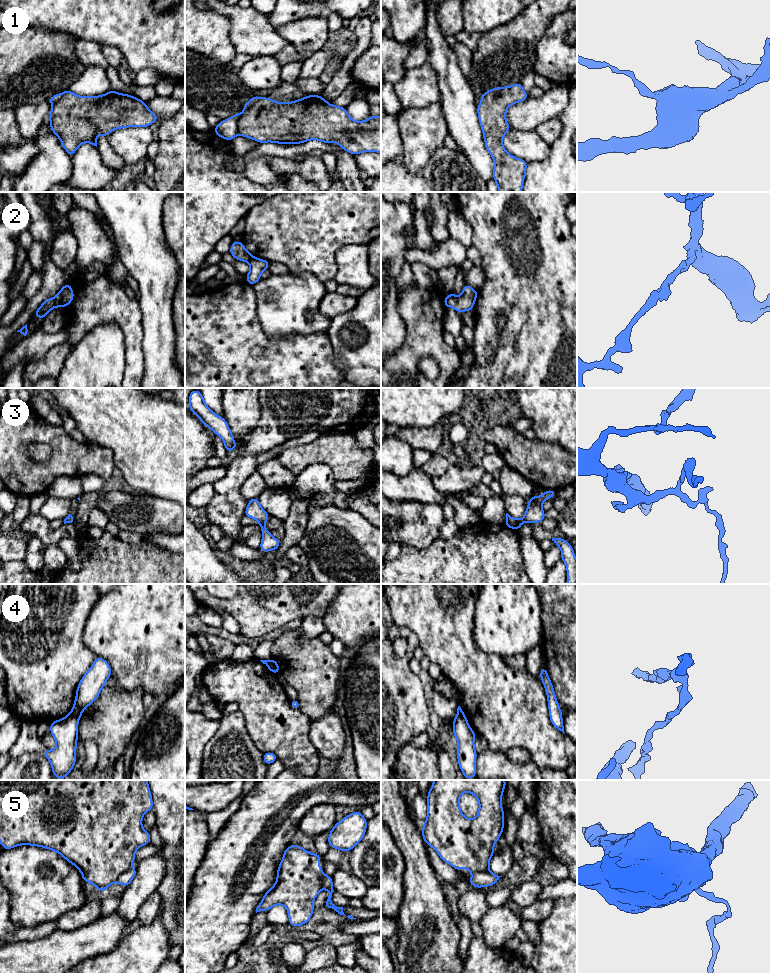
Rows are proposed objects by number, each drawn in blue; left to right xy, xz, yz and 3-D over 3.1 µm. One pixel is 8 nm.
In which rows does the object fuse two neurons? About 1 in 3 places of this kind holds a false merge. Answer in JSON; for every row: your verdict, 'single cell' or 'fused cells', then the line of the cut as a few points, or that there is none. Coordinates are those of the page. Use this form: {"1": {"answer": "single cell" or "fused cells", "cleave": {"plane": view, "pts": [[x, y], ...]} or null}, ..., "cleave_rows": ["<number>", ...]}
{"1": {"answer": "fused cells", "cleave": {"plane": "xz", "pts": [[242, 114], [238, 120], [237, 132]]}}, "2": {"answer": "fused cells", "cleave": {"plane": "xy", "pts": [[53, 298], [56, 306]]}}, "3": {"answer": "single cell", "cleave": null}, "4": {"answer": "fused cells", "cleave": {"plane": "xy", "pts": [[70, 712], [78, 719]]}}, "5": {"answer": "fused cells", "cleave": {"plane": "xy", "pts": [[130, 866], [115, 881]]}}, "cleave_rows": ["1", "2", "4", "5"]}

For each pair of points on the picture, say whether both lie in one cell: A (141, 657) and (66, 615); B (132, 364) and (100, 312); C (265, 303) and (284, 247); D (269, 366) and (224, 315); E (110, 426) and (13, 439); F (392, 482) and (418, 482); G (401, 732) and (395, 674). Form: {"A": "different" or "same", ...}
{"A": "different", "B": "same", "C": "different", "D": "same", "E": "different", "F": "same", "G": "same"}

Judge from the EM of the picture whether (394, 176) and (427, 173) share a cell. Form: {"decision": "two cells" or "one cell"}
{"decision": "one cell"}

